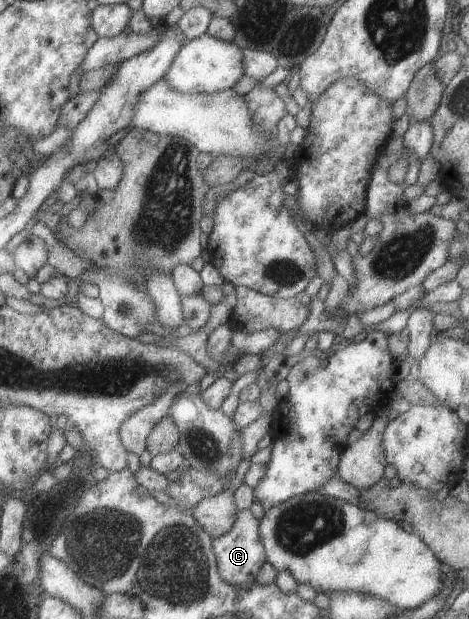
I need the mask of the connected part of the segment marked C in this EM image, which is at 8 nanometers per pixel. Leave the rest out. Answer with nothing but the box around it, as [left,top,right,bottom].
[211,508,266,589]

